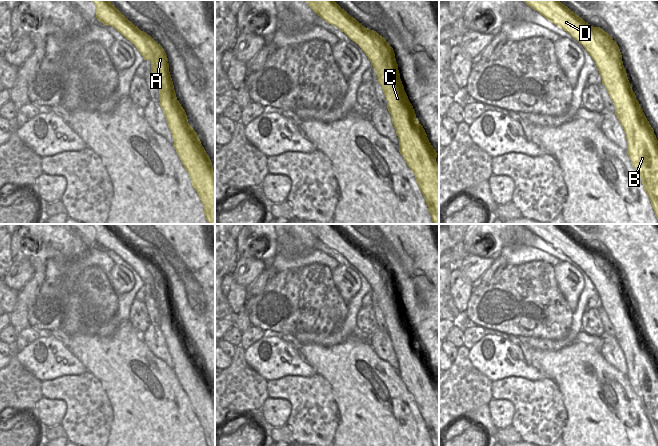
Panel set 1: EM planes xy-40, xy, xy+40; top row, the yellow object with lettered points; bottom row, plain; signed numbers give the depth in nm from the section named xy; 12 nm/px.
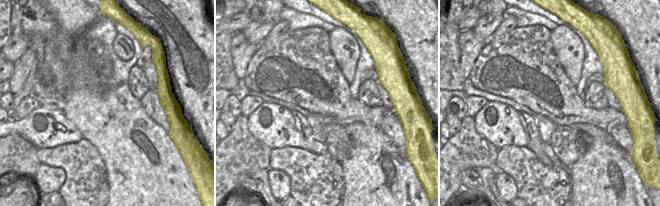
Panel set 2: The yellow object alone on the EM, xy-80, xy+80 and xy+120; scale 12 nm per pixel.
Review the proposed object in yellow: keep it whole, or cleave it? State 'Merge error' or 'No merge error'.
Merge error.

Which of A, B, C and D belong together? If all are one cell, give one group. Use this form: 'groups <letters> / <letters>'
groups A / B C D

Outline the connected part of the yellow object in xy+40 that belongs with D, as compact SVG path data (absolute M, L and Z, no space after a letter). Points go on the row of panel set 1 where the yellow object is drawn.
M522 0L547 20L569 33L594 60L624 129L627 154L640 174L658 220L658 140L632 90L622 59L613 58L599 42L595 27L559 0Z

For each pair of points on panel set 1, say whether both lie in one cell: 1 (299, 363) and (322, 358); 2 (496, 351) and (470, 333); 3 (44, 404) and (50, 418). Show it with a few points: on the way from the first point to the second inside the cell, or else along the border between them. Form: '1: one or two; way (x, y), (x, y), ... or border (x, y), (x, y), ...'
1: two; border (300, 353), (317, 373)
2: two; border (486, 334), (469, 349)
3: one; way (45, 407), (50, 415)

